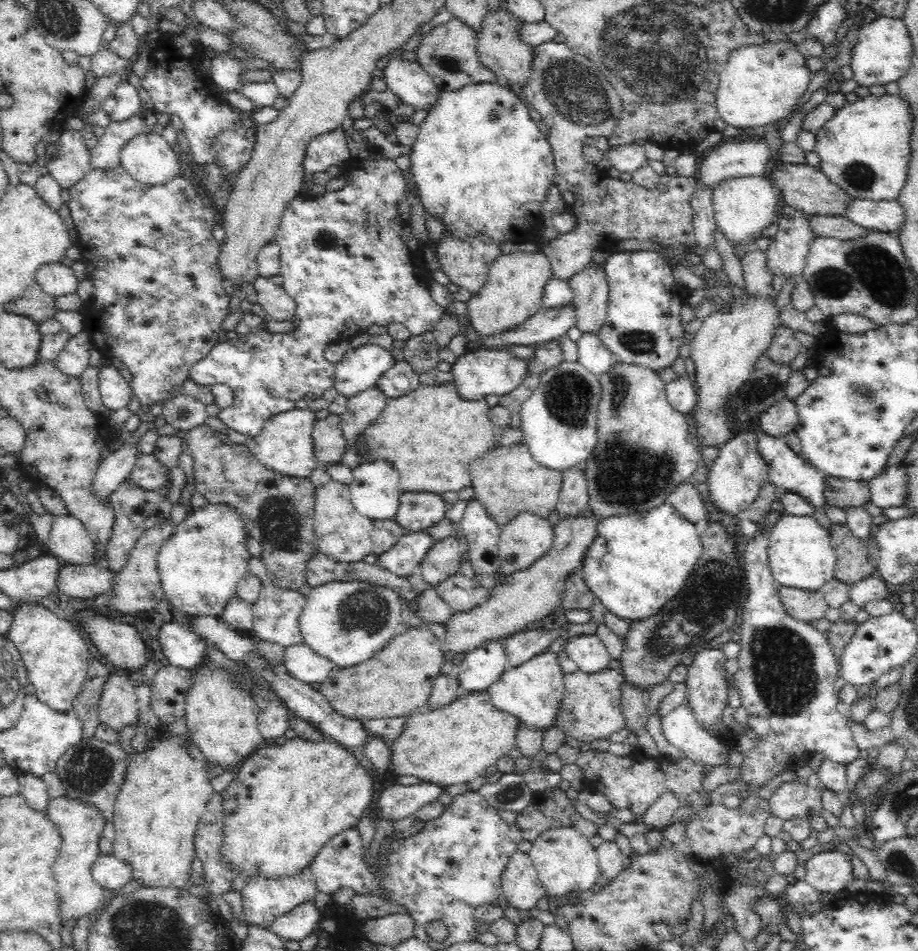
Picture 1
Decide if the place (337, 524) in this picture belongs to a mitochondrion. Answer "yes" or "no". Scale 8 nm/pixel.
no

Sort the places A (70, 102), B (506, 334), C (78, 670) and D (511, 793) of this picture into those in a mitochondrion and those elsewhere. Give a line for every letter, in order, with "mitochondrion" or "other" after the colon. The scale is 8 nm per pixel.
A: other
B: other
C: other
D: mitochondrion

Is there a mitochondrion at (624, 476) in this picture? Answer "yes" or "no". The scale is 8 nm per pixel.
yes

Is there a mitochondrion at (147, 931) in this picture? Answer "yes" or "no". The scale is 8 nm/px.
yes

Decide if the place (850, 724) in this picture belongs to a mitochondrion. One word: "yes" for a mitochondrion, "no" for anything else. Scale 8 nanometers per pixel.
no

